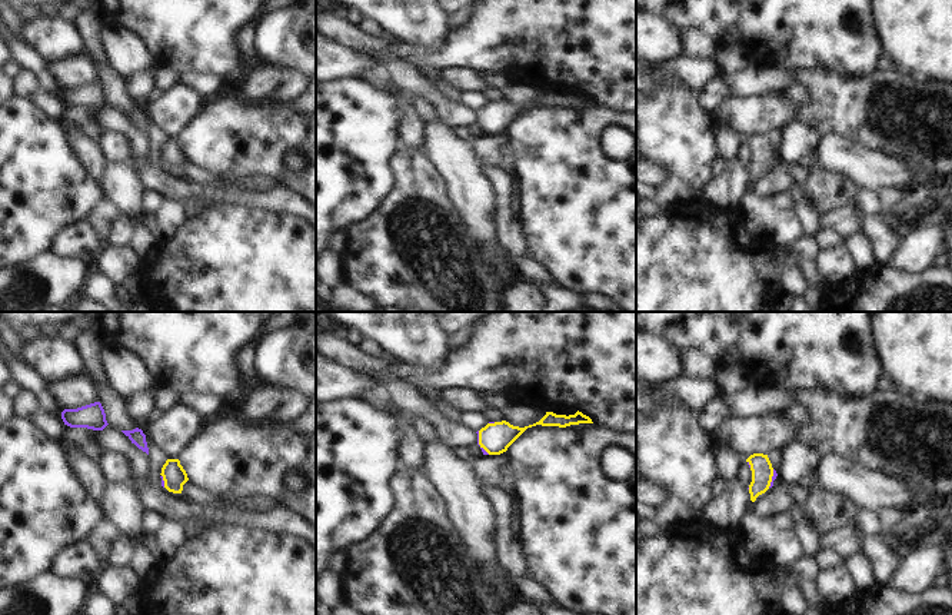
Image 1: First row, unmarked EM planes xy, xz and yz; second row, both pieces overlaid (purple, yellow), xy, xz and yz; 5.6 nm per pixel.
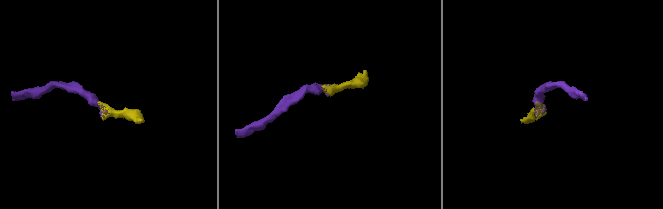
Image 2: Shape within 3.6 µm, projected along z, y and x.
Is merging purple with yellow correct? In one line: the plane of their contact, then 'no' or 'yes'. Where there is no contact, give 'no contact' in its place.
xz | yes

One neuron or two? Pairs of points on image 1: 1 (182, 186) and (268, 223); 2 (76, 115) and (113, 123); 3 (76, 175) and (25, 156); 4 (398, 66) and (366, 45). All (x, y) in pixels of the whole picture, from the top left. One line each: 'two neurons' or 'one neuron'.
1: two neurons
2: two neurons
3: one neuron
4: one neuron

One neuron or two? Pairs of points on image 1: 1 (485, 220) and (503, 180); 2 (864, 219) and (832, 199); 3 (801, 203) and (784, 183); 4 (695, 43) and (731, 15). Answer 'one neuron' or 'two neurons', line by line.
1: two neurons
2: two neurons
3: two neurons
4: two neurons

